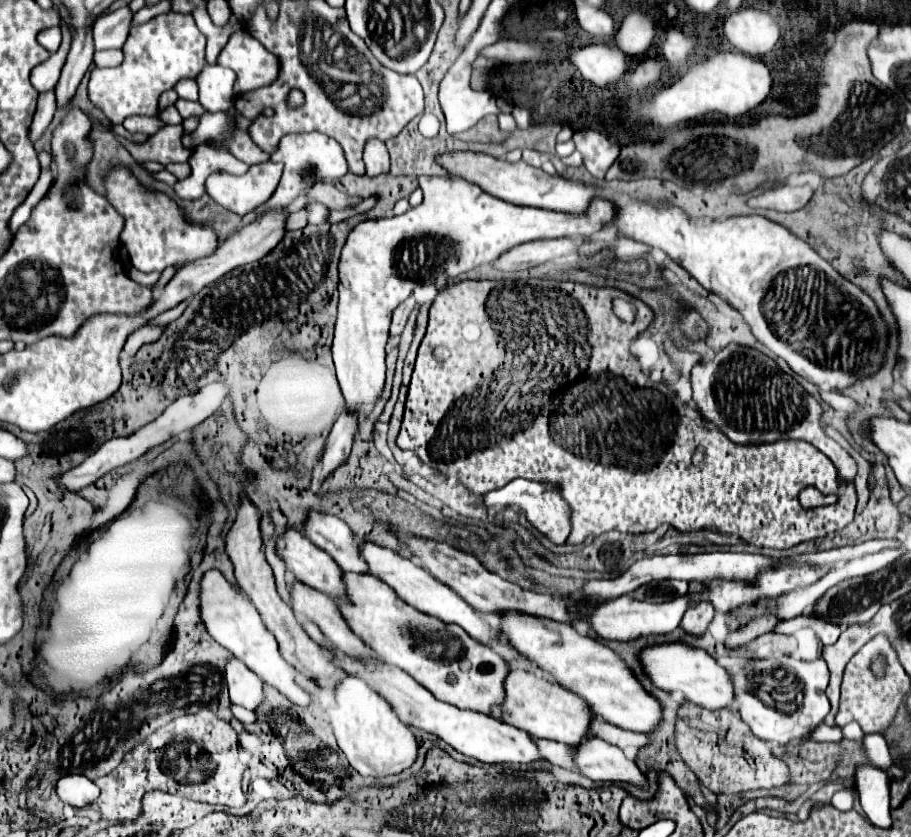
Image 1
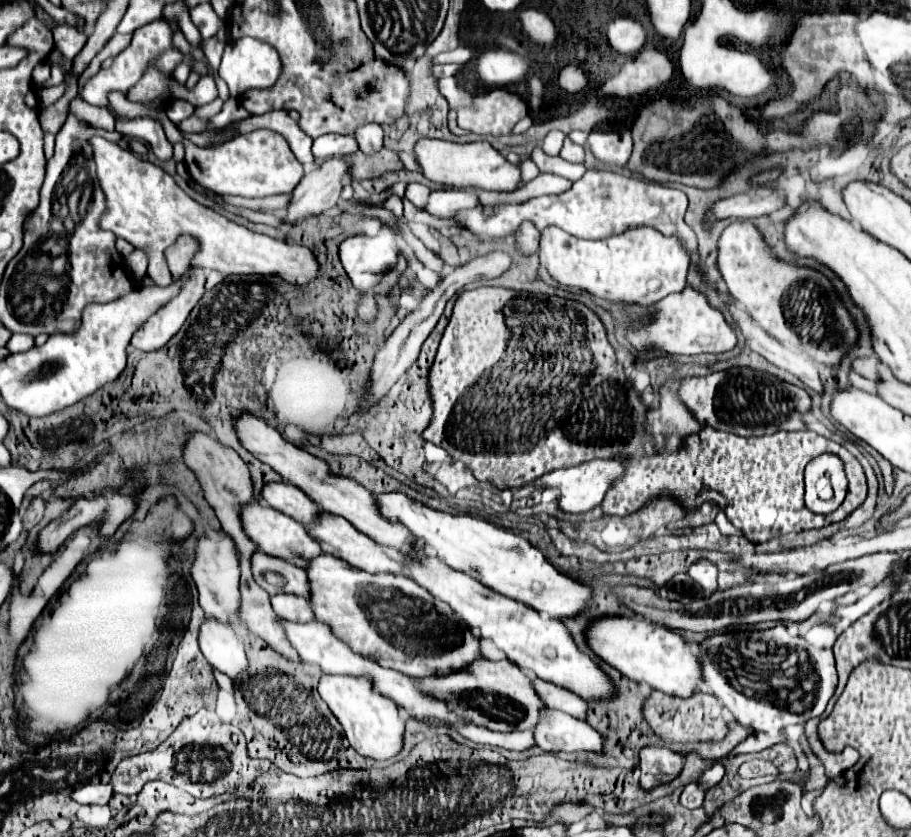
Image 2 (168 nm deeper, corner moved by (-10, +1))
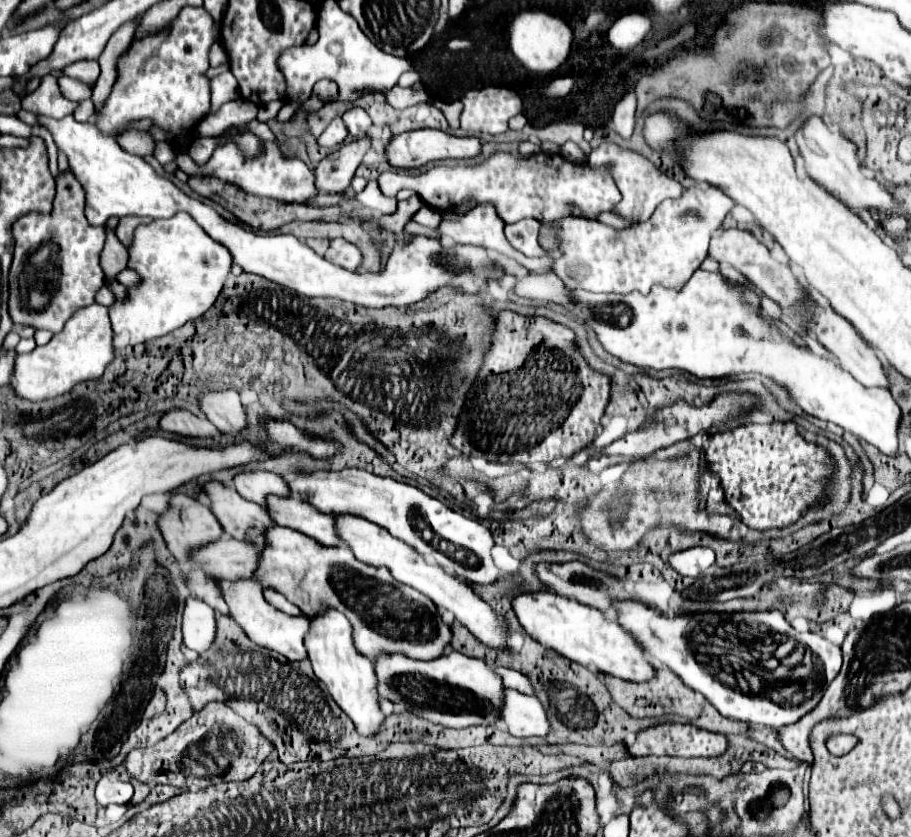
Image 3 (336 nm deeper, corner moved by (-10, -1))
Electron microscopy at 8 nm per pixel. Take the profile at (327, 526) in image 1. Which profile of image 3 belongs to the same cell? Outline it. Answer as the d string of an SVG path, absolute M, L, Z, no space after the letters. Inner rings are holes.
M268 471L238 473L234 477L234 487L244 499L254 501L262 507L268 507L270 495L278 495L278 497L292 497L294 495L290 491L290 485L286 485L284 477L280 477L276 473L268 473Z

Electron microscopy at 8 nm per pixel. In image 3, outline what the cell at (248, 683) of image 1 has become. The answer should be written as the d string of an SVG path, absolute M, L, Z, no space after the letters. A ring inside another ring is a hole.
M190 597L184 607L184 645L196 653L206 653L216 643L216 615L210 605Z

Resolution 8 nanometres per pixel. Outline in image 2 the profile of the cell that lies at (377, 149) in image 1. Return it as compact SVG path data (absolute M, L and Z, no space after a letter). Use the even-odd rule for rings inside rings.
M366 123L354 131L354 137L358 141L360 151L364 153L376 153L382 149L382 127L378 123Z

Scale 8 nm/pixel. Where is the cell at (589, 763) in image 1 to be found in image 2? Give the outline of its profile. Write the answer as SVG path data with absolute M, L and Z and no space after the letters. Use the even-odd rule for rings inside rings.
M550 707L540 709L538 723L532 733L536 745L544 751L600 753L604 745L602 735L588 723Z

